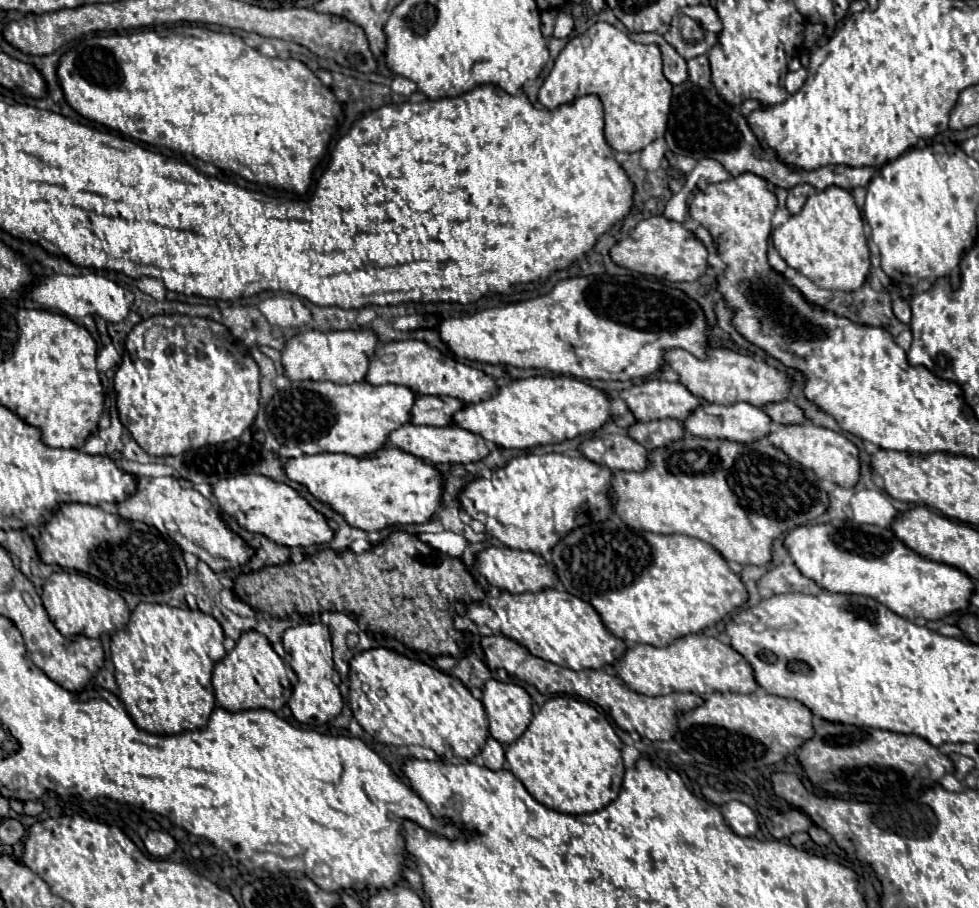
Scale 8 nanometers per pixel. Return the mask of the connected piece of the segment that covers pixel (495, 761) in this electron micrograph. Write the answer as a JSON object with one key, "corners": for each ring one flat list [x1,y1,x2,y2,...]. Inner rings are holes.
{"corners":[[489,738,487,740,481,756,483,756,485,766,489,770,501,770,503,764,505,764,505,750,503,750,503,746,495,738]]}

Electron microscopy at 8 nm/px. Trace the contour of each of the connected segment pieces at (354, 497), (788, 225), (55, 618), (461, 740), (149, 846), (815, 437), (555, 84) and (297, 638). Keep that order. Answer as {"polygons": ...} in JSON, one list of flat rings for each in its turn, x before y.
{"polygons":[[[385,446,371,456,349,456,349,454,315,454,315,456,299,456,289,458,283,464,283,470,291,482,303,484,321,504,329,506,337,514,345,518,345,522,353,528,361,528,367,532,381,530,393,524,421,524,431,520,433,512,441,506,441,474,435,466,395,448]],[[825,188,809,196,799,214,773,230,771,240,787,266,813,280,819,288,853,292,867,280,871,260,861,212,853,196,843,188]],[[71,572,51,574,43,584,41,600,43,600,43,606,45,606,51,622,63,636,83,634,89,638,99,638,105,632,117,632,117,630,125,628,125,624,129,622,129,616,131,616,125,600,117,592,113,592,105,586,99,586,85,576,71,574]],[[373,648,359,652,351,662,351,686,349,686,349,706,353,710,355,720,361,728,379,744,391,746,411,746,419,744,431,748,439,758,451,760,471,760,475,754,481,752,487,736,489,736,489,722,485,708,479,700,471,696,471,692,453,676,439,672,423,662,409,660,399,656,387,648]],[[164,829,149,830,145,838,145,848,151,856,165,858,165,856,169,856,177,848,177,842]],[[805,422,805,424,773,424,771,432,769,432,769,442,775,448,781,448,791,460,799,462,801,466,813,470,819,478,835,482,839,486,845,488,853,488,859,480,859,452,857,446,853,442,849,442,845,436,815,426,813,422]],[[597,22,585,34,569,40,567,46,561,50,561,54,557,56,551,74,545,78,539,90,539,102,545,108,553,110,553,108,559,108,561,104,573,102,575,96,587,96,587,94,595,94,603,102,605,138,615,152,627,152,627,154,641,152,653,140,663,138,667,128,669,104,671,104,671,82,661,72,661,52,655,44,645,46,645,44,633,42,625,32,617,30,607,22]],[[299,624,295,628,289,628,283,634,283,648,289,656,289,666,299,678,289,700,289,708,295,720,309,726,321,726,335,718,343,708,343,698,332,680,333,647,329,628,323,624]]]}

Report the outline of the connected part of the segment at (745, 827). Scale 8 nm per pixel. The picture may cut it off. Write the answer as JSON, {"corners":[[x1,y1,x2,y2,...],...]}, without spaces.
{"corners":[[739,800,727,802,721,808,721,812,723,812,723,818,725,818,727,826,739,836,753,836,757,832,757,828,759,828,755,812,747,804,743,804]]}

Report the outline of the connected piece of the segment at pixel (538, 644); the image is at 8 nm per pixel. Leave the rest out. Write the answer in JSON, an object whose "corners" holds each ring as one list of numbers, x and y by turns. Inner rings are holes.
{"corners":[[557,588,523,594,501,592,501,596,487,594,483,602,471,602,471,606,465,608,465,616,479,626,489,626,493,632,501,632,503,636,519,642,533,656,571,670,605,668,625,652,625,642,615,638,603,626,599,614,589,602]]}

